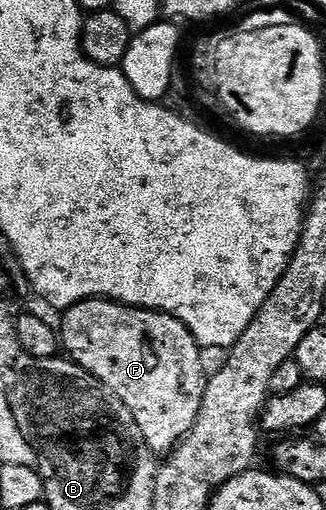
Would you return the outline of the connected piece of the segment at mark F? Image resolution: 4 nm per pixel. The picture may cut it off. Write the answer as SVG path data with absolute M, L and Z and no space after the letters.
M87 298L83 302L73 304L68 310L62 311L61 318L63 318L61 346L66 357L70 358L72 362L76 362L81 368L85 368L97 380L101 380L101 384L108 386L122 400L125 408L129 408L129 412L133 412L133 420L137 420L137 428L141 428L141 436L148 448L151 449L152 454L156 456L170 454L193 428L193 424L197 420L197 412L201 408L201 400L205 396L209 377L208 371L203 371L203 358L199 355L202 354L201 347L195 343L195 338L189 332L189 328L185 324L181 324L181 320L168 314L162 314L160 310L143 310L139 306L123 306L119 302L112 302L110 298Z

